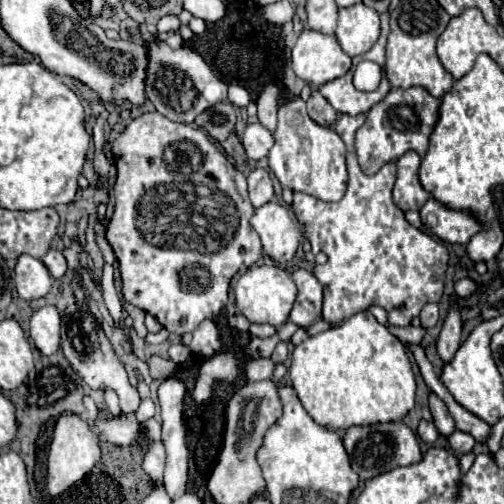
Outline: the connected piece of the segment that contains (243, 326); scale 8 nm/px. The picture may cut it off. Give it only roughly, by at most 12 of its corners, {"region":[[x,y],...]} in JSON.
{"region":[[229,315],[233,331],[247,333],[251,325],[243,315]]}

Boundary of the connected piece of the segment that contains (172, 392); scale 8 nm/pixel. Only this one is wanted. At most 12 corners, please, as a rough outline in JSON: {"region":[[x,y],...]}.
{"region":[[167,377],[159,385],[165,489],[185,493],[189,450],[183,420],[185,383]]}

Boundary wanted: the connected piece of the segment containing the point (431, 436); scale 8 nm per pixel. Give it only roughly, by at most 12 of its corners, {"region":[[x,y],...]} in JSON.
{"region":[[431,421],[419,423],[417,433],[425,443],[439,437]]}

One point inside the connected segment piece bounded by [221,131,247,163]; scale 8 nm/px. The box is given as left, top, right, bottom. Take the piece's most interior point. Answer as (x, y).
(232, 145)

